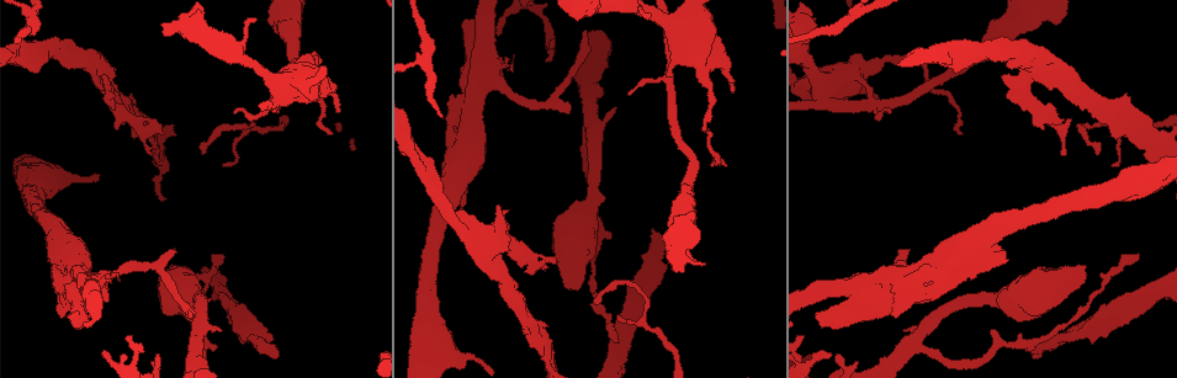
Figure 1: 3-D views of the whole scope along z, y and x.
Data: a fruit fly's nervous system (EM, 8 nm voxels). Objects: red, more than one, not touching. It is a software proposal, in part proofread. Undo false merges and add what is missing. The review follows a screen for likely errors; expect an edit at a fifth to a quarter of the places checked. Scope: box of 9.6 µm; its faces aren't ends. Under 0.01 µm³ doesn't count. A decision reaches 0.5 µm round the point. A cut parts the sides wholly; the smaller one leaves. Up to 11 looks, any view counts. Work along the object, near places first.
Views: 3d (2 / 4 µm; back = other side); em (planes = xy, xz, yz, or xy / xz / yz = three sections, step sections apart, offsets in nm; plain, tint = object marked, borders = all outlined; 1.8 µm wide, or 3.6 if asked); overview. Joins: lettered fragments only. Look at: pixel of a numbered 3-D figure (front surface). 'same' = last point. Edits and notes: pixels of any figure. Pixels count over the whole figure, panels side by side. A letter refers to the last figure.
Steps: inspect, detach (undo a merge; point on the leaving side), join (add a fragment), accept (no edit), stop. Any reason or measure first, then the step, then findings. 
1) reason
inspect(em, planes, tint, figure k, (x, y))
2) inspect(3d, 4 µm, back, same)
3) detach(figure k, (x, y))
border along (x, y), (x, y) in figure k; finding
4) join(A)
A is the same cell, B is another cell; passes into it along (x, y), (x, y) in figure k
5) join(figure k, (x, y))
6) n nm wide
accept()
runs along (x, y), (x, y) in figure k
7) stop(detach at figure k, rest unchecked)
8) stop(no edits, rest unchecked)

touches itself
inspect(em, planes, borders, figure 1, (667, 72))

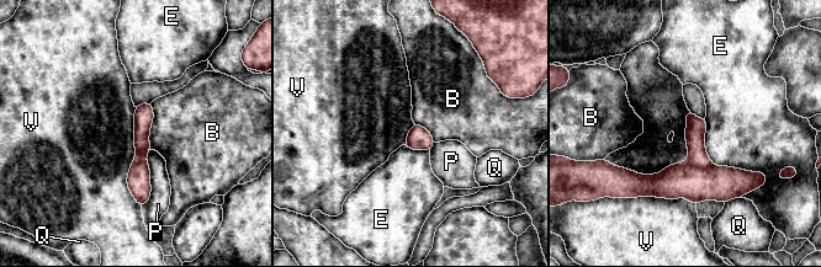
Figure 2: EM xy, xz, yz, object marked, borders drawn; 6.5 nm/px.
130 nm wide
detach(figure 2, (682, 180))
B, E, P, Q and V are other cells; two cells meet here

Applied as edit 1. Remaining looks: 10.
inspect(overview)

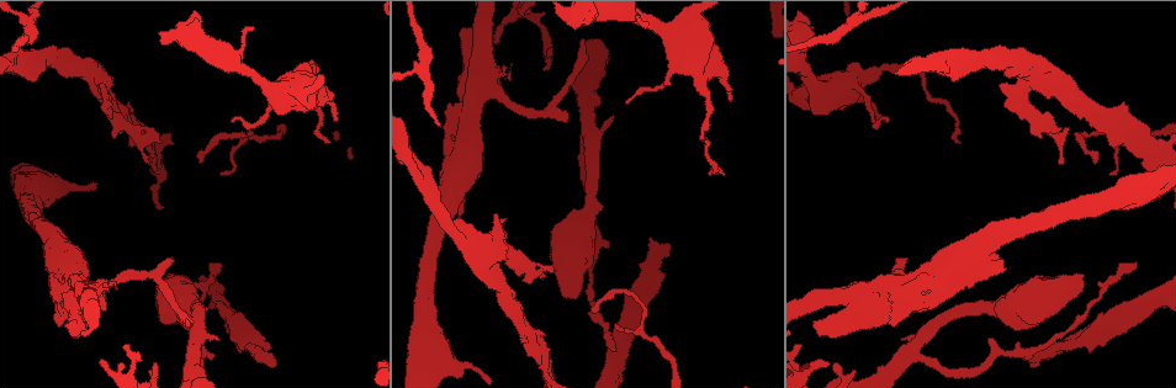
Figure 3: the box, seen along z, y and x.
branch stops here
inspect(em, planes, borders, figure 3, (904, 261))

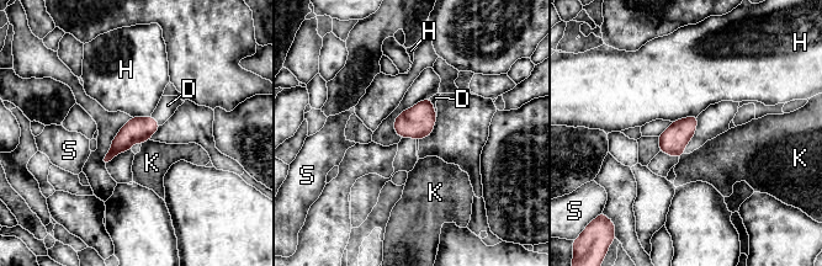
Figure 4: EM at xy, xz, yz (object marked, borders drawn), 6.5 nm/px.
180 nm wide
join(D)
D is the same cell, H, K and S are other cells; passes into it along (418, 122), (433, 107), (435, 97) in figure 4; the cell continues

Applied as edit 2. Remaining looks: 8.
redraw
inspect(overview)

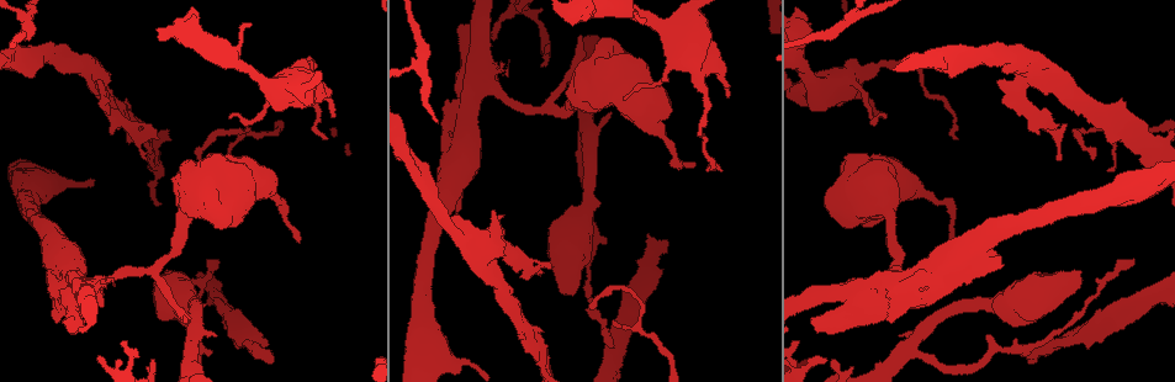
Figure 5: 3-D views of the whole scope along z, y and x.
branch stops here
inspect(3d, 2 µm, figure 5, (832, 361))

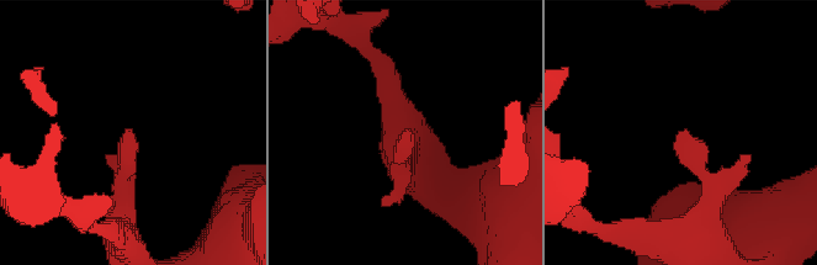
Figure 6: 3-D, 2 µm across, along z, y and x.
inspect(em, planes, borders, figure 6, (411, 138))

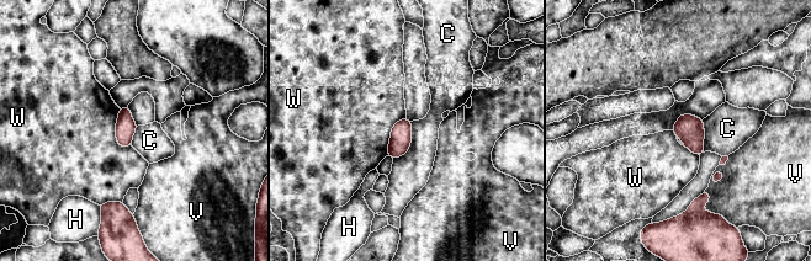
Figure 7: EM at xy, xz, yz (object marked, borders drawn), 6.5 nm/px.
C touches over 280 nm
accept()
C, H, V and W are other cells; none of them fits

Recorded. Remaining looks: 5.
branch point
inspect(em, planes, borders, figure 5, (1117, 124))

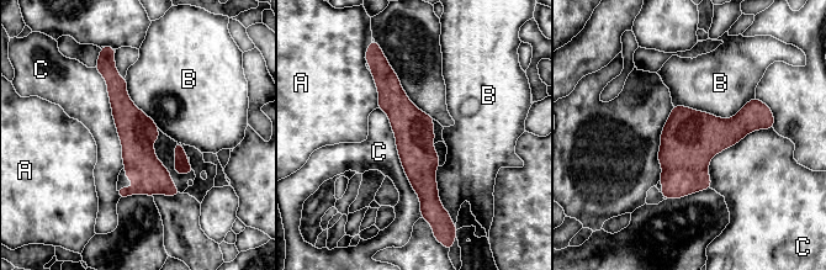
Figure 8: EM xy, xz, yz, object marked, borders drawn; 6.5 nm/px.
C touches over 750 nm
accept()
A, B and C are other cells; border along (379, 107), (387, 116), (422, 216) in figure 8; continuous, no second cell

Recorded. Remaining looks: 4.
stop(detach at figure 2, join at figure 4, rest unchecked)

